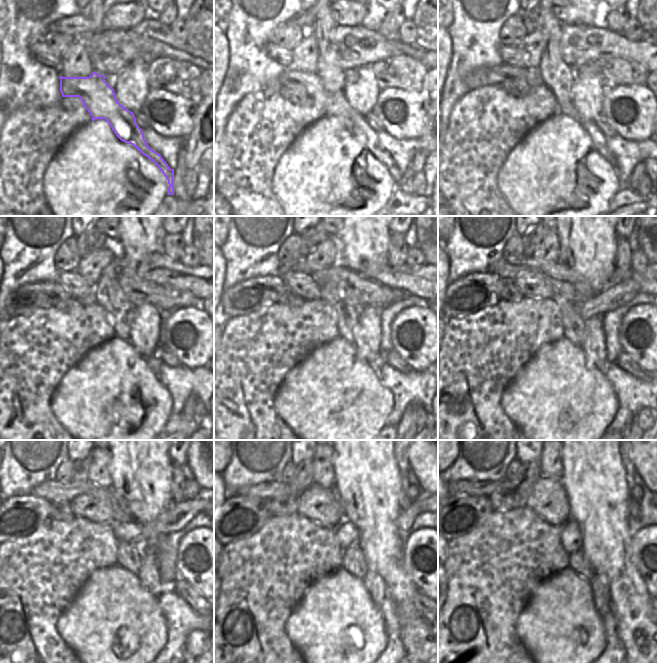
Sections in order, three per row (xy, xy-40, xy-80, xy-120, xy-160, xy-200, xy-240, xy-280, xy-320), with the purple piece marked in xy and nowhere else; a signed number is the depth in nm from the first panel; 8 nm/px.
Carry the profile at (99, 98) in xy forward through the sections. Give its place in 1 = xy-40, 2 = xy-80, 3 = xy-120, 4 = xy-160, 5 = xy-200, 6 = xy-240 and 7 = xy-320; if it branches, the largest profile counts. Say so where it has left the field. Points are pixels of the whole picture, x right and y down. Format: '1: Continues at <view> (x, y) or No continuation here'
1: Continues at xy-40 (335, 104)
2: Continues at xy-80 (480, 76)
3: Continues at xy-120 (28, 298)
4: Continues at xy-160 (246, 297)
5: Continues at xy-200 (469, 294)
6: Continues at xy-240 (16, 517)
7: Continues at xy-320 (458, 516)

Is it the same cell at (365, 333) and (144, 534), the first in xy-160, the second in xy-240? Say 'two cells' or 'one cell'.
two cells

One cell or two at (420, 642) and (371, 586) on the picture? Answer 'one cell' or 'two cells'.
two cells

